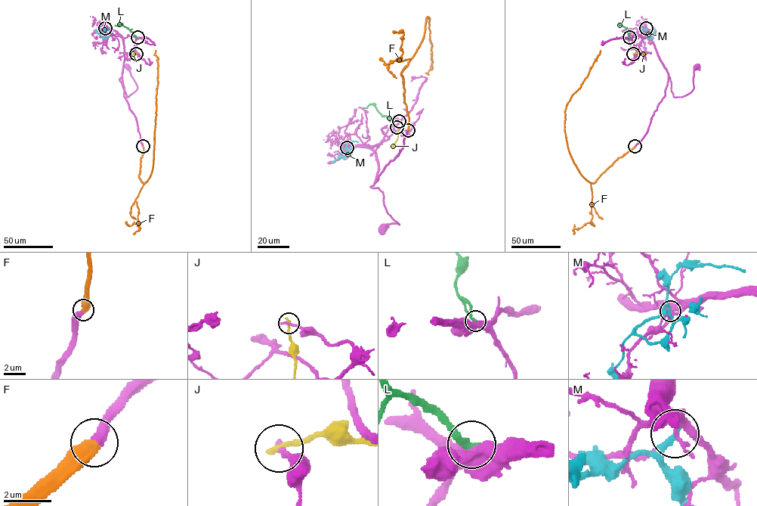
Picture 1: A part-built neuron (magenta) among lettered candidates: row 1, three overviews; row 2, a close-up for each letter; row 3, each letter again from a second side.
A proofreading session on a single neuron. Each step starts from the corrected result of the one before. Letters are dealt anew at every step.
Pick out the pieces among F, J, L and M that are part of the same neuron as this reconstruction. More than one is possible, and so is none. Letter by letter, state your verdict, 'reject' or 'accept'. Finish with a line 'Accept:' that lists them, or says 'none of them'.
F: accept
J: reject
L: reject
M: reject
Accept: F

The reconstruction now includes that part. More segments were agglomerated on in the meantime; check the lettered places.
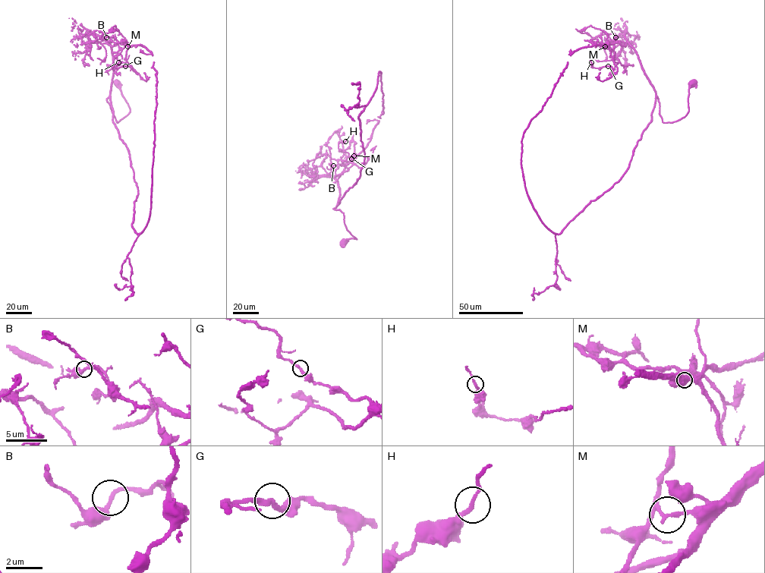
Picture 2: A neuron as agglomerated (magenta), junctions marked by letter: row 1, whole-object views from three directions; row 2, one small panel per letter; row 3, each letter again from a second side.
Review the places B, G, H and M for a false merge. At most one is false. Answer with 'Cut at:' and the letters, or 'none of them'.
Cut at: M

